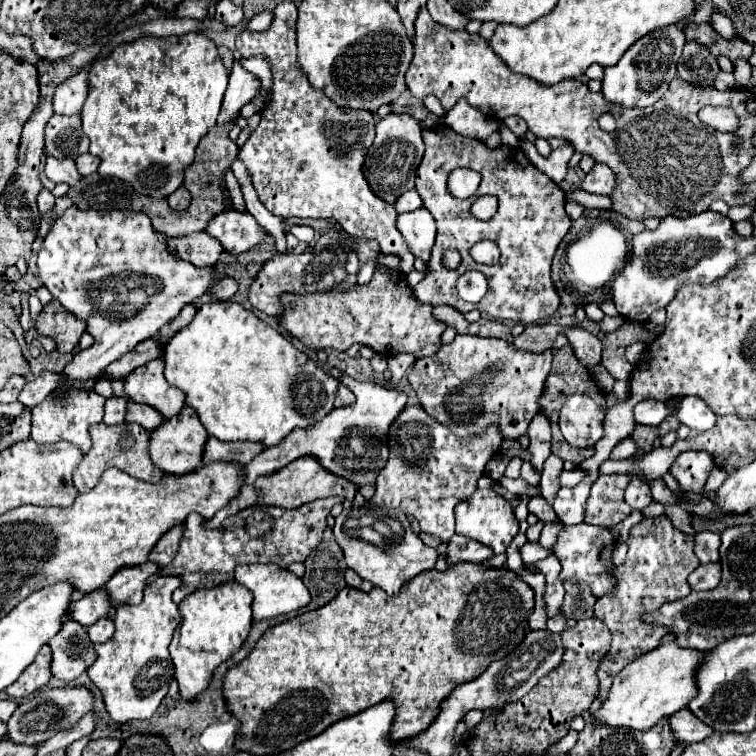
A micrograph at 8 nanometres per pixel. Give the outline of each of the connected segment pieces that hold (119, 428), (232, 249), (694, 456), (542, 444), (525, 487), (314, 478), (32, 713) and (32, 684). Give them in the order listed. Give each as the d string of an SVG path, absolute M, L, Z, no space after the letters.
M121 423L121 425L93 425L89 427L91 439L93 439L93 447L91 451L83 457L83 461L77 465L77 471L73 471L73 483L77 487L77 491L87 493L95 487L95 483L99 481L101 473L109 467L117 467L129 475L133 475L135 479L141 481L149 481L149 483L161 483L161 479L165 477L165 473L151 461L149 455L149 431L145 431L143 427L135 425L135 423Z
M235 209L221 211L221 215L217 215L205 231L211 237L219 239L223 249L229 253L243 253L247 249L253 249L265 237L265 229L251 213L241 213Z
M685 451L677 457L671 467L671 475L677 479L681 491L703 493L707 475L713 469L713 459L705 451Z
M539 411L533 417L533 421L529 423L527 435L529 435L529 441L531 441L529 443L529 451L533 455L531 463L533 463L533 467L543 469L543 461L551 453L551 427L549 427L549 417L543 411Z
M501 477L499 483L501 483L509 493L515 493L515 495L523 495L523 493L527 493L527 495L537 495L535 487L529 485L525 479L509 479L509 477Z
M305 455L305 457L295 459L293 463L289 463L281 471L275 471L273 475L259 477L253 485L245 485L241 489L237 501L239 501L241 507L261 505L263 503L263 505L279 505L279 507L285 507L285 509L293 509L293 507L299 507L299 505L305 505L305 503L311 503L315 499L329 497L329 495L339 495L343 499L353 501L355 495L357 495L357 487L349 479L339 477L339 475L333 475L331 471L327 471L319 463L317 457Z
M79 685L53 687L47 691L41 691L17 707L17 711L7 721L7 727L9 727L7 735L9 739L15 739L15 743L25 743L25 745L43 743L49 737L57 735L57 731L73 727L85 713L93 709L93 703L95 703L95 695L87 687L79 687Z
M41 647L37 659L25 669L25 675L13 683L13 687L7 687L5 691L13 699L21 699L31 695L33 691L41 689L51 679L51 647Z

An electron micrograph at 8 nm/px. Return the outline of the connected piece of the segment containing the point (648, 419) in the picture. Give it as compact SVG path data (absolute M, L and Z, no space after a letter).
M643 399L635 405L635 421L645 425L659 425L669 415L665 403L657 399Z

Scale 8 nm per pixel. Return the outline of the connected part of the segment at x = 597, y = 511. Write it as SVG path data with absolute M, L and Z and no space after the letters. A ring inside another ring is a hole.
M601 475L591 487L589 499L597 501L597 505L587 505L585 523L603 525L609 529L621 523L629 515L623 499L629 481L629 475Z

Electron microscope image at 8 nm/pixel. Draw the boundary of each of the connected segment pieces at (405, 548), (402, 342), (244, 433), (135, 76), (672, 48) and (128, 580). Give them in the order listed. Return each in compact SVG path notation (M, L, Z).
M343 509L341 515L335 517L335 527L333 527L333 533L335 533L335 539L339 543L339 547L343 549L345 553L345 563L349 569L357 571L361 579L367 579L371 581L375 587L381 587L387 595L399 595L401 587L411 581L413 577L417 577L419 573L427 571L427 569L433 569L435 567L435 561L439 557L437 549L433 547L427 547L411 529L409 523L405 523L405 533L401 539L397 539L393 545L387 545L387 547L377 547L357 535L349 535L349 513L351 509Z
M375 271L367 285L357 285L351 291L325 291L317 295L285 295L285 313L277 317L291 335L299 337L307 347L347 351L353 343L367 345L383 357L413 353L427 357L441 347L445 323L433 317L433 307L417 303L411 287L401 271Z
M233 301L205 303L195 319L167 341L163 351L165 379L171 387L185 391L185 403L197 411L207 433L221 441L261 441L265 445L277 445L295 427L321 421L333 409L339 389L339 381L317 367L307 353L299 351L285 335Z
M185 33L185 35L177 37L177 43L173 43L173 39L161 39L161 37L147 37L147 35L143 35L141 39L135 39L131 43L117 45L107 57L93 61L91 63L91 69L89 69L89 95L85 99L81 119L83 119L83 133L91 141L89 153L91 155L97 155L101 159L99 173L101 175L109 175L109 177L117 177L117 179L125 179L141 195L145 195L145 193L147 195L153 195L153 197L167 197L167 195L171 195L183 183L183 169L189 163L193 163L197 143L201 141L201 137L217 121L217 115L221 111L221 101L223 101L225 89L227 89L227 77L229 75L227 75L227 69L221 63L221 57L217 53L217 47L215 47L215 43L205 33Z
M669 25L663 29L657 29L639 41L635 41L621 61L613 67L605 67L605 77L603 77L603 99L611 105L621 105L621 107L651 107L655 101L659 101L665 91L669 89L669 83L677 75L677 61L681 57L685 45L685 35L679 29L679 25Z
M147 561L141 567L125 567L125 571L119 571L117 575L113 575L113 579L109 579L109 583L105 585L113 605L117 607L119 603L125 603L125 601L129 605L141 603L143 589L149 577L155 575L157 571L159 571L159 565L153 561Z

